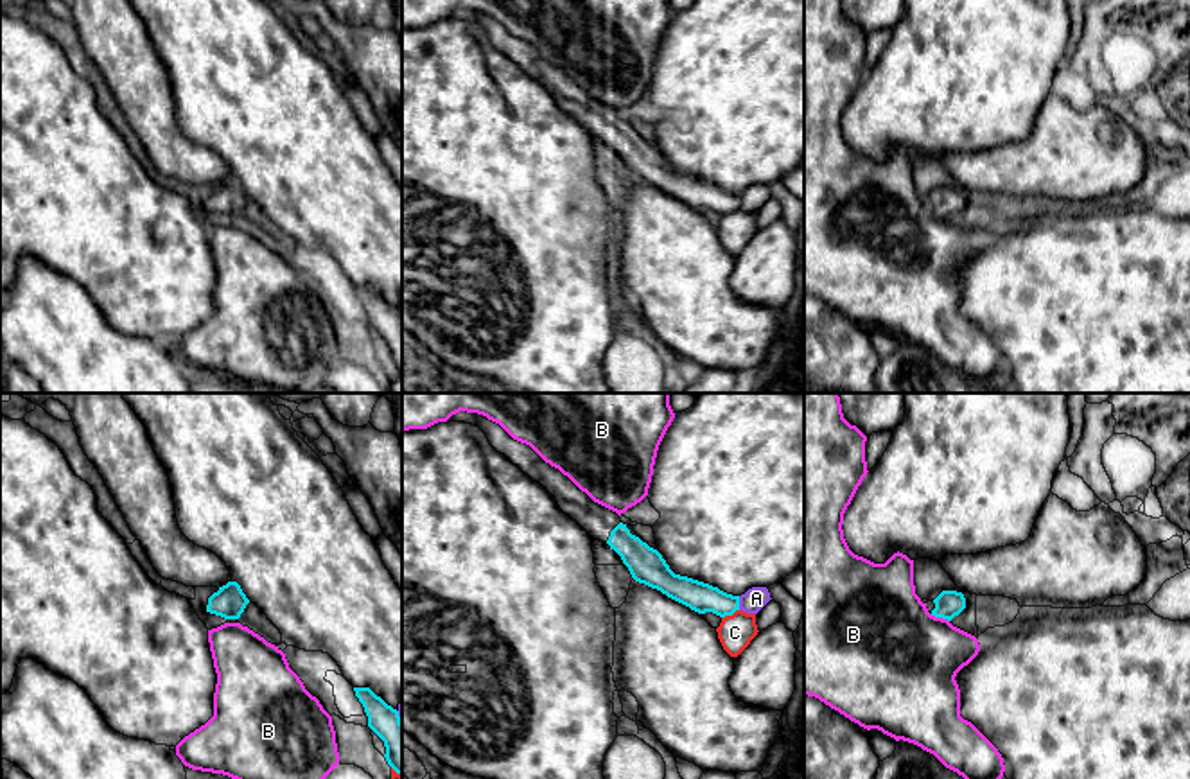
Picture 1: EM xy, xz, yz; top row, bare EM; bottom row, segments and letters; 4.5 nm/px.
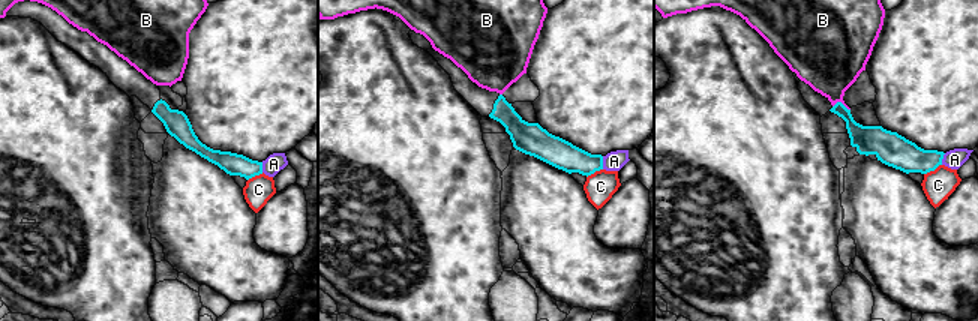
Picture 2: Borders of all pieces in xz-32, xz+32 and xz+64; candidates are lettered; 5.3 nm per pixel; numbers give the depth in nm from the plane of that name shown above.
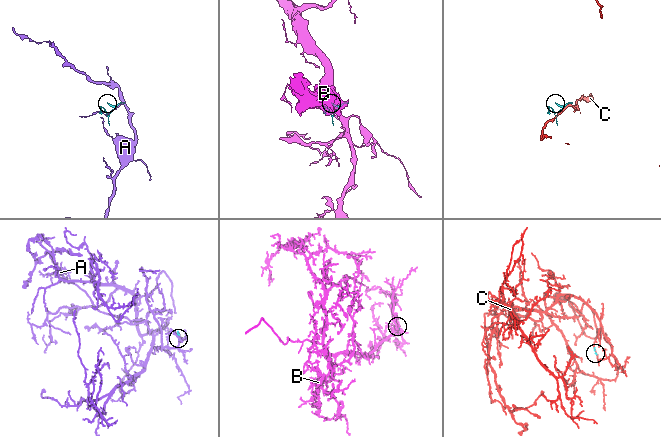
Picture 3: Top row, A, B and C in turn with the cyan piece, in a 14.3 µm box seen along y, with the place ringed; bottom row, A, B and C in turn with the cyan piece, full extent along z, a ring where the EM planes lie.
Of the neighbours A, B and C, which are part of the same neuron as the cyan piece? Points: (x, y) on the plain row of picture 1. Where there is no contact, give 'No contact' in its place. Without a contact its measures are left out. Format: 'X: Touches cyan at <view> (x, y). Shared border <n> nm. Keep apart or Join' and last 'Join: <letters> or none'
A: Touches cyan at xz (738, 201). Shared border 60 nm. Keep apart
B: Touches cyan at yz (939, 214). Shared border 90 nm. Keep apart
C: Touches cyan at xz (729, 212). Shared border 90 nm. Keep apart
Join: none

